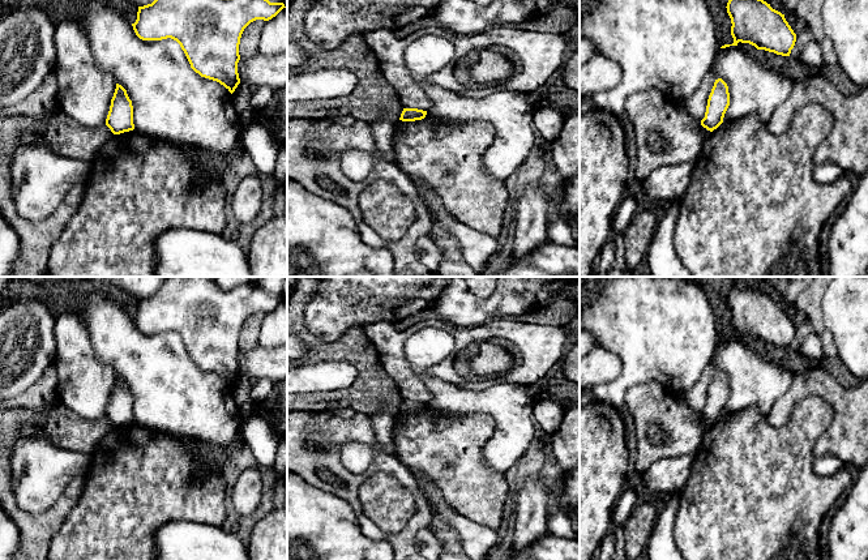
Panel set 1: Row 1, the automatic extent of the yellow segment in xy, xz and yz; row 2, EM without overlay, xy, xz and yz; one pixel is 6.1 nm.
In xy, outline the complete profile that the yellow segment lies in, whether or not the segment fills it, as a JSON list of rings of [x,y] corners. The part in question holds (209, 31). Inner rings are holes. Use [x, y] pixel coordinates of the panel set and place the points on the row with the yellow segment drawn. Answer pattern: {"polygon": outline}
{"polygon": [[[154,0],[138,7],[137,20],[132,26],[142,40],[176,40],[196,73],[219,82],[232,94],[240,84],[238,63],[244,29],[256,20],[271,20],[283,8],[283,3],[269,0]]]}

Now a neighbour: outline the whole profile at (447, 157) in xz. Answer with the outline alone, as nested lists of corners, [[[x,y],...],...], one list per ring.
[[[431,115],[422,120],[398,120],[394,133],[394,164],[403,171],[415,184],[422,181],[427,188],[436,191],[445,211],[456,221],[487,235],[499,236],[504,225],[509,193],[504,180],[488,175],[483,167],[483,155],[495,140],[495,128],[484,121],[480,123],[445,123]]]

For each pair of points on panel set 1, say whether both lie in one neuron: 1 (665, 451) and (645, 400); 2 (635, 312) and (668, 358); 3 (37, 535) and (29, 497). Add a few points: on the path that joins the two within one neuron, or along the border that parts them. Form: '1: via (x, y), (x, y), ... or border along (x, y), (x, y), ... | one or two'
1: via (674, 437), (674, 424), (658, 409) | one
2: via (646, 324), (668, 346) | one
3: border along (13, 494), (31, 513), (55, 504) | two

